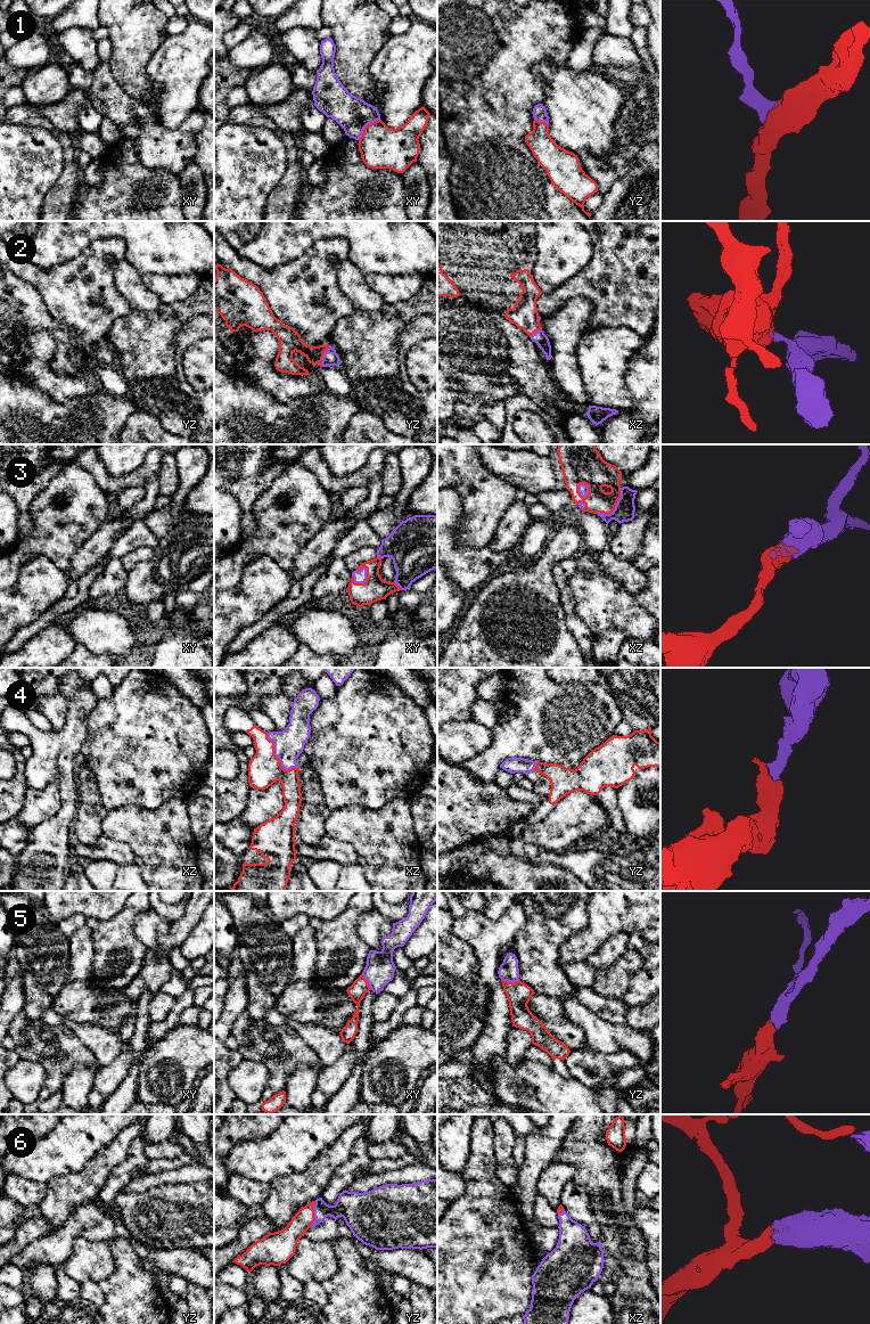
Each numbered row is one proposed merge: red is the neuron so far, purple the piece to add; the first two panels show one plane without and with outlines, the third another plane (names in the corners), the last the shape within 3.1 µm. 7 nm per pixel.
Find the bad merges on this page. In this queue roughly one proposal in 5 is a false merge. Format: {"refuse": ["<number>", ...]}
{"refuse": []}

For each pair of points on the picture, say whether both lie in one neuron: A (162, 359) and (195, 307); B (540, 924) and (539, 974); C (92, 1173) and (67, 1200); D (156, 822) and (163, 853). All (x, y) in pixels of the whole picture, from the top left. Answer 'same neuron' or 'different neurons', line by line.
A: same neuron
B: same neuron
C: same neuron
D: same neuron

